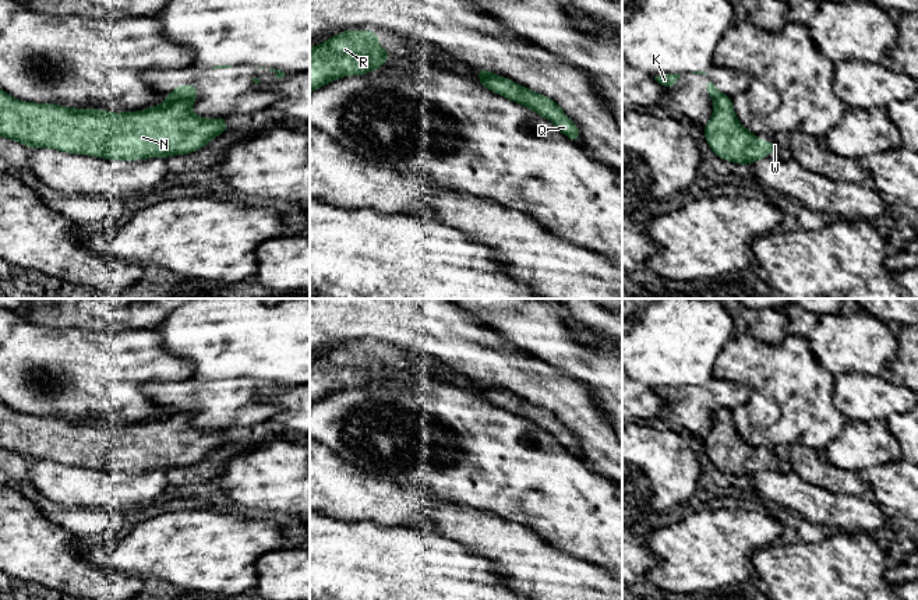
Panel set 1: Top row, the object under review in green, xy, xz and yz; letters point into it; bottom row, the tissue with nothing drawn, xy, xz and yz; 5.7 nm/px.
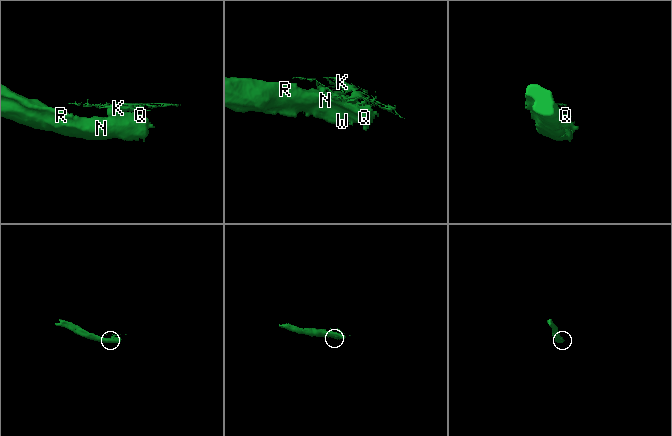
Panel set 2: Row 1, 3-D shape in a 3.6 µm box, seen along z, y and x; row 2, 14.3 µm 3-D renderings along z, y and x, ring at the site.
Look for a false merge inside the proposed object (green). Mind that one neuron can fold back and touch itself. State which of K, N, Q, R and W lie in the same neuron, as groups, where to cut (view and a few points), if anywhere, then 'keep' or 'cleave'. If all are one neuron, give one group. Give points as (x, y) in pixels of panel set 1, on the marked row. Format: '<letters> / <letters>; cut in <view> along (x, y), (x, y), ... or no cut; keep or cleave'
K / N Q R W; cut in xy along (196, 95), (191, 98), (166, 99); cleave

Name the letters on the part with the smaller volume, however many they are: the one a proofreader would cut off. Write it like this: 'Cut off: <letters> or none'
Cut off: K

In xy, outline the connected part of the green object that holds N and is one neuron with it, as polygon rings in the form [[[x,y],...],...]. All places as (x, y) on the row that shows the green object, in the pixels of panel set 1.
[[[0,89],[0,137],[28,148],[52,148],[61,152],[116,160],[169,158],[205,147],[227,128],[226,117],[204,119],[191,112],[193,99],[166,99],[140,112],[113,113],[100,109],[73,109],[54,103],[18,100]]]

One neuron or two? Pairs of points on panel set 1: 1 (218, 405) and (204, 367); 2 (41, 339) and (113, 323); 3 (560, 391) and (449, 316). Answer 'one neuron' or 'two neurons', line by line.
1: two neurons
2: two neurons
3: one neuron

